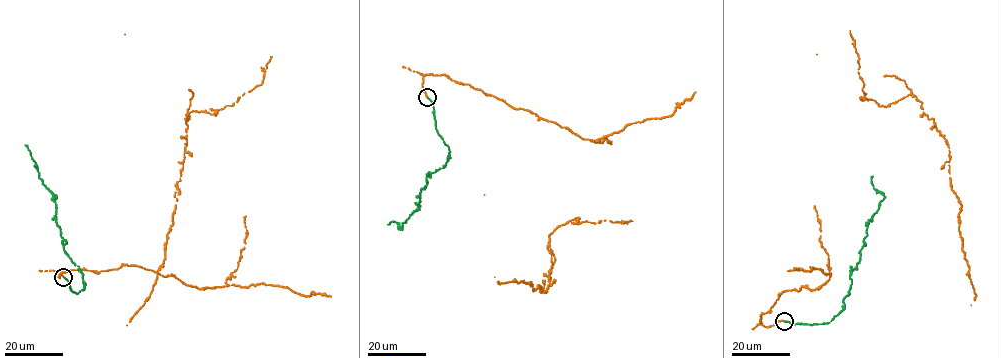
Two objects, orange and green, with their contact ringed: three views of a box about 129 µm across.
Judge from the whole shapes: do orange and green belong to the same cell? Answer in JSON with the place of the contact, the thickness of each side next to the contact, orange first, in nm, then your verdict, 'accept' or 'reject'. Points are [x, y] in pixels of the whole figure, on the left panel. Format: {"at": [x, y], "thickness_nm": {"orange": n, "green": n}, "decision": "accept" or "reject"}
{"at": [63, 277], "thickness_nm": {"orange": 160, "green": 170}, "decision": "accept"}

